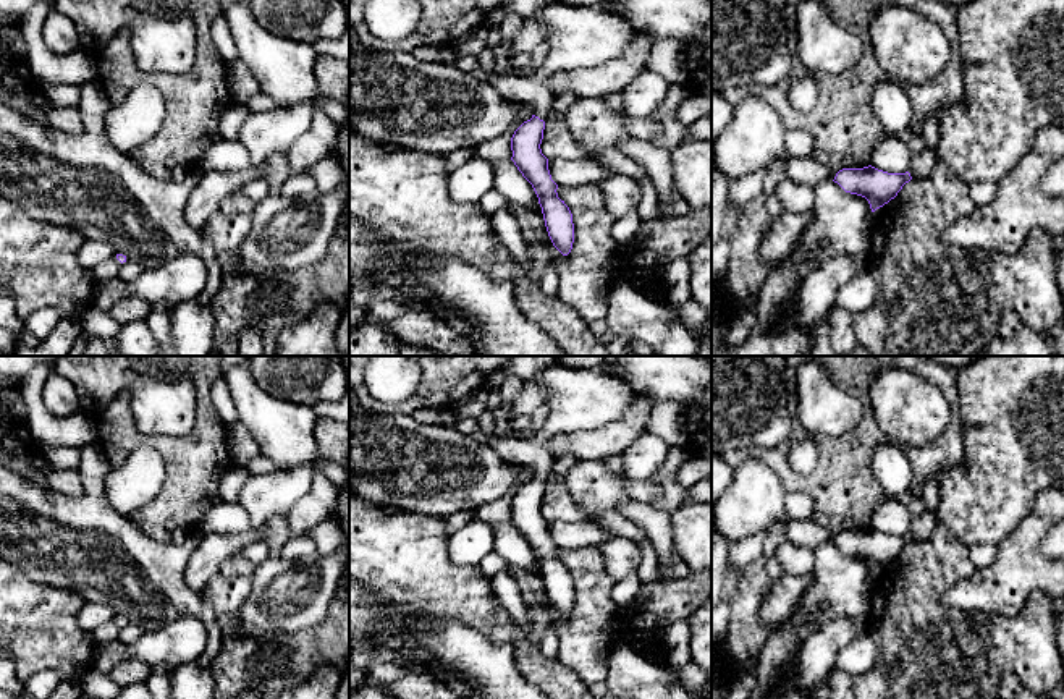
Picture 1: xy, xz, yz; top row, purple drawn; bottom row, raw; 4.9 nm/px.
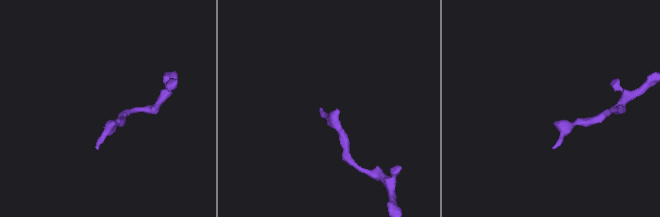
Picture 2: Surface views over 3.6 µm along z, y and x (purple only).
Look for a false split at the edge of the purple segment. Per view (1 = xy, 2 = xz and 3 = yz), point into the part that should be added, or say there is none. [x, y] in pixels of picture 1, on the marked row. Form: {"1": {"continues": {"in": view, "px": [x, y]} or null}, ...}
{"1": {"continues": null}, "2": {"continues": {"in": "xz", "px": [578, 36]}}, "3": {"continues": {"in": "yz", "px": [754, 141]}}}

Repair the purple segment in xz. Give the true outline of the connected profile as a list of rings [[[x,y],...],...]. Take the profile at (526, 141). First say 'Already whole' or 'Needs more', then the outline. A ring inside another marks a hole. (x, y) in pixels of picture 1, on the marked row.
Needs more. [[[563,0],[550,2],[540,6],[534,18],[547,31],[543,42],[548,45],[548,53],[543,63],[529,76],[503,74],[488,83],[508,100],[514,104],[527,104],[534,108],[530,120],[524,121],[511,138],[511,160],[532,184],[538,204],[542,207],[545,227],[553,246],[568,256],[574,243],[574,223],[569,207],[558,197],[558,184],[551,180],[548,159],[542,154],[540,144],[543,139],[545,116],[551,105],[551,91],[548,81],[559,71],[577,68],[597,68],[611,60],[618,60],[626,52],[635,36],[635,31],[624,23],[614,11],[600,11],[593,6],[568,5]]]

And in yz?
Needs more. [[[752,95],[733,110],[729,125],[711,144],[715,168],[729,180],[755,172],[784,170],[787,180],[817,188],[826,180],[838,183],[846,193],[868,201],[872,212],[897,196],[910,173],[888,173],[872,165],[863,168],[828,170],[813,157],[786,155],[786,128],[779,113],[766,100]]]

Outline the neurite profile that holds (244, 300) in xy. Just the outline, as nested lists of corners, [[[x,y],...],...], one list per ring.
[[[218,210],[202,227],[202,233],[212,244],[223,272],[220,290],[212,299],[215,332],[210,356],[239,356],[239,335],[251,327],[262,333],[265,356],[273,356],[277,338],[285,328],[304,320],[322,303],[331,301],[343,306],[349,298],[349,238],[335,238],[327,249],[325,259],[309,269],[293,272],[270,269],[239,273],[239,246],[251,225],[252,215],[249,214]]]

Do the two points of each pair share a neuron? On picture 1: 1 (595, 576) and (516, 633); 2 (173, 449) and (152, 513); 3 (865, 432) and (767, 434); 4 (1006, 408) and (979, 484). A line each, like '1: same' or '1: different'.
1: different
2: same
3: different
4: same

